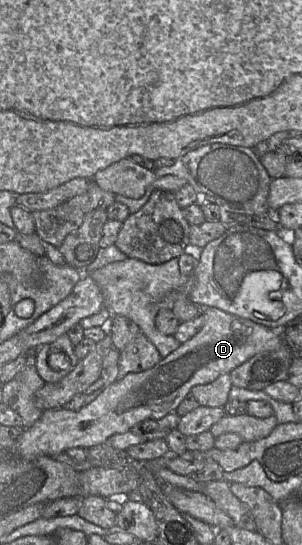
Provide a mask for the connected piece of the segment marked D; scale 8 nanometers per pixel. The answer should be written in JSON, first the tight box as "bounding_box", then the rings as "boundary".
{"bounding_box":[16,307,285,458],"boundary":[[[199,307],[204,315],[201,329],[154,367],[118,378],[79,410],[65,407],[43,410],[39,420],[25,428],[16,439],[20,455],[24,458],[38,455],[55,457],[72,447],[88,449],[104,443],[113,435],[130,431],[144,420],[163,418],[176,412],[194,386],[209,384],[222,374],[230,374],[254,355],[275,350],[284,342],[285,327],[268,327],[218,308]]]}

